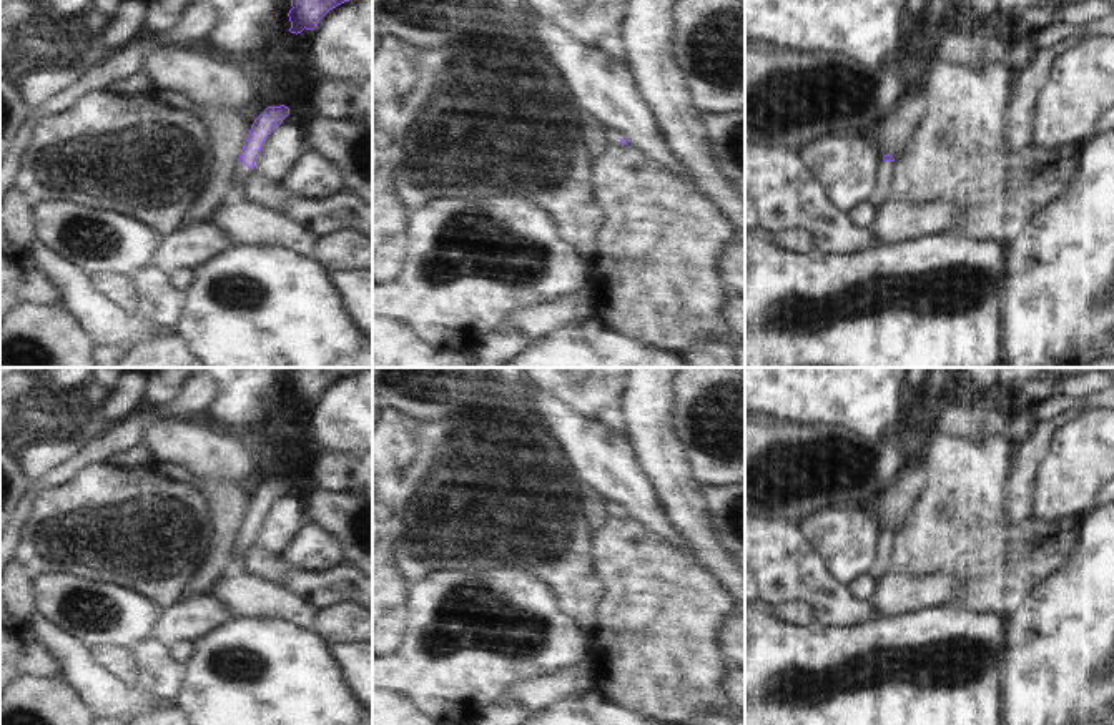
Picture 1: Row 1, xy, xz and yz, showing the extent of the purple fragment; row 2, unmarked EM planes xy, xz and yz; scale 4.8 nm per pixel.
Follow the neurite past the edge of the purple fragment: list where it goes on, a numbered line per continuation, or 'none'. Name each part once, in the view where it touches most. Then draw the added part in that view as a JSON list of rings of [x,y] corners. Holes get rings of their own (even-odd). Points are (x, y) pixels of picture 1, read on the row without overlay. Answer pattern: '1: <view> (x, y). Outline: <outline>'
1: xy (240, 544). Outline: [[[236,534],[233,547],[231,547],[231,560],[224,570],[223,577],[229,575],[239,575],[244,572],[244,567],[239,562],[241,554],[251,547],[253,542],[249,542],[244,535]]]

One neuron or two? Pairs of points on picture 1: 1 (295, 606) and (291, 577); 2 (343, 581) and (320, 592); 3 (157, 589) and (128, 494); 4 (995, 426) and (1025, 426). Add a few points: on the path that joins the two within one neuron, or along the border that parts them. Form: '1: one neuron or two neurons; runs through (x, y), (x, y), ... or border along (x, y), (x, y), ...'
1: two neurons; border along (278, 586), (315, 609)
2: one neuron; runs through (338, 586), (325, 589)
3: one neuron; runs through (133, 567), (122, 547), (128, 517)
4: two neurons; border along (1010, 419), (1005, 431)

